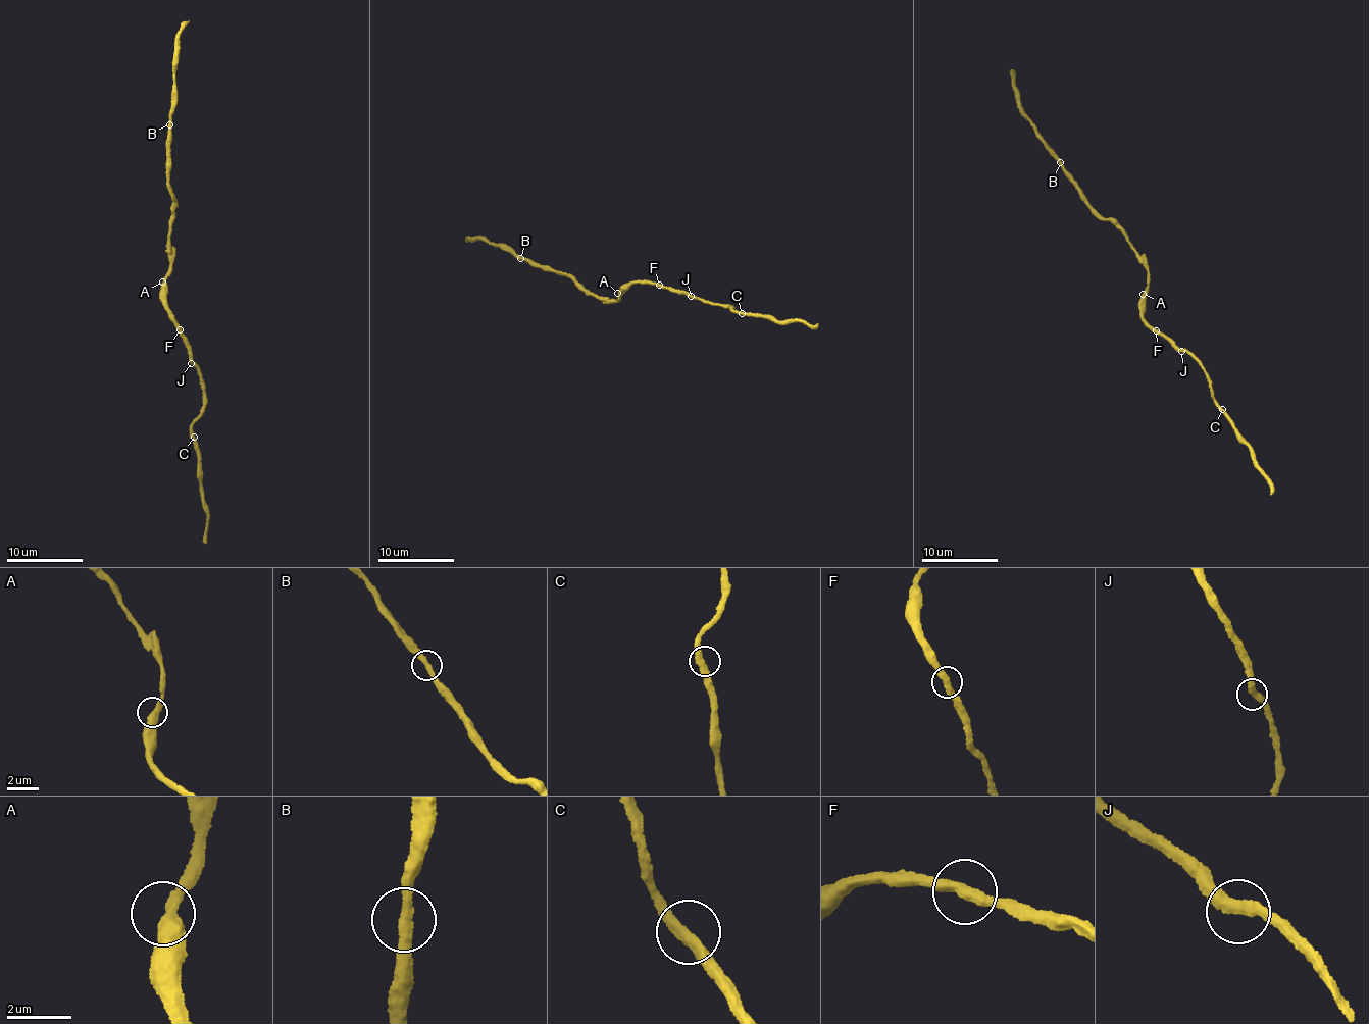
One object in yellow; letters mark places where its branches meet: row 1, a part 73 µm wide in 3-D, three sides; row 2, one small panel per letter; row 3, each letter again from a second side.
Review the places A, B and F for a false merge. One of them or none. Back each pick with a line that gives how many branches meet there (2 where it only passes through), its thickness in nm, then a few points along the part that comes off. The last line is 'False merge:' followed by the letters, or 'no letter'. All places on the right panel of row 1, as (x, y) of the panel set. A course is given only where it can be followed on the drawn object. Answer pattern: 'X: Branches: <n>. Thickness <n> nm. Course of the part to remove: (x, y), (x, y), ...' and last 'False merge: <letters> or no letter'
False merge: no letter

